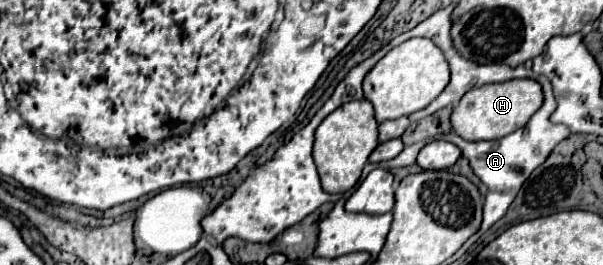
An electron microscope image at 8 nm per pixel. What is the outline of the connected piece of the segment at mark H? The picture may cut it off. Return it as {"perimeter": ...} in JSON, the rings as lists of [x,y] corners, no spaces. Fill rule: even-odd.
{"perimeter":[[[512,79],[504,83],[490,83],[476,87],[460,99],[450,115],[452,129],[466,141],[484,141],[484,139],[502,139],[508,133],[514,133],[518,127],[524,127],[526,121],[542,105],[542,87],[534,79]]]}

